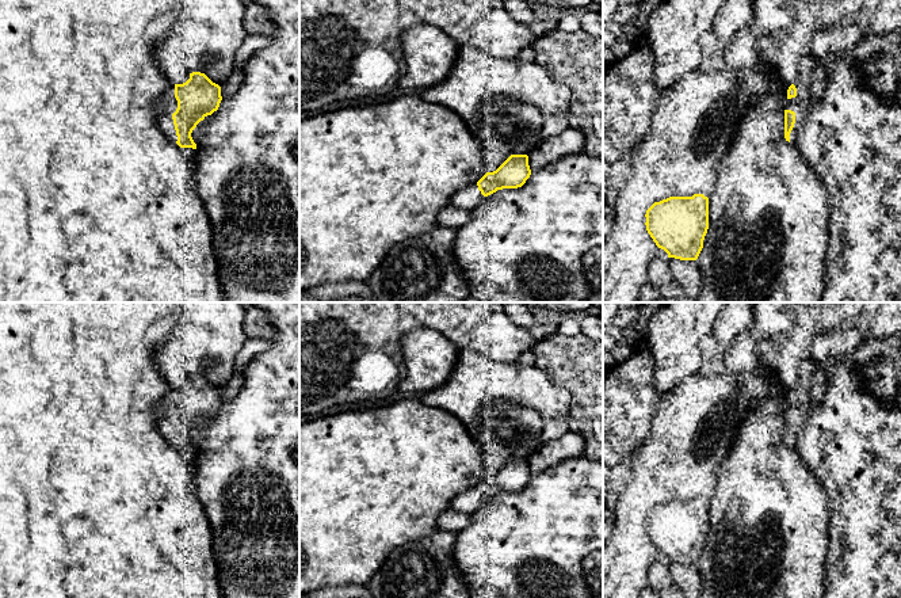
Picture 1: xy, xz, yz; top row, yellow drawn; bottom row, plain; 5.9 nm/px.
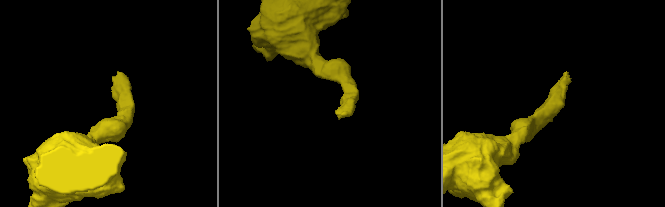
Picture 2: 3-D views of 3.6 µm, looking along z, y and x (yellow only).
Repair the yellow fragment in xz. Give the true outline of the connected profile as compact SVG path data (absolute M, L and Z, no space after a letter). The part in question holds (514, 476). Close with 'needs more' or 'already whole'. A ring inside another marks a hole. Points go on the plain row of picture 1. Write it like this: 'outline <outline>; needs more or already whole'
outline M511 458L496 475L486 476L477 487L457 494L448 509L473 515L497 494L522 491L530 479L528 460Z; needs more

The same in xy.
outline M192 376L186 386L171 389L157 404L160 431L180 452L196 453L191 437L201 424L218 414L221 404L221 391L205 377Z; needs more

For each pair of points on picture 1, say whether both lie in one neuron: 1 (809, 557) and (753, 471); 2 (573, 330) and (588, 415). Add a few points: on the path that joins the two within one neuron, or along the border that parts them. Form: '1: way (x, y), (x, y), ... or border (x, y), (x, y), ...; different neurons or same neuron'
1: way (787, 536), (764, 492); same neuron
2: border (557, 331), (565, 335), (580, 334); different neurons

